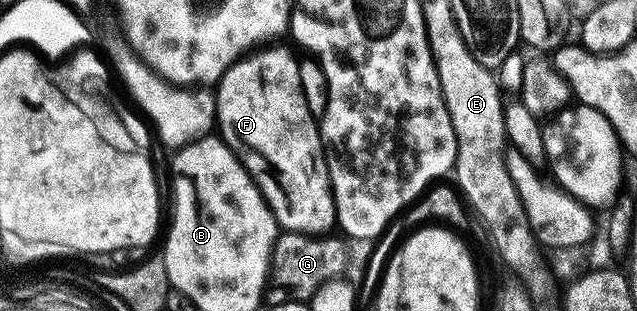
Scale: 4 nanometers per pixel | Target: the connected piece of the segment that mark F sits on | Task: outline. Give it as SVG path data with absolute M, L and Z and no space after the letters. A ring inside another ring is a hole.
M277 44L262 45L238 58L216 83L215 126L260 188L278 227L285 232L321 236L337 226L321 131L303 100L299 58L287 47L273 45Z

